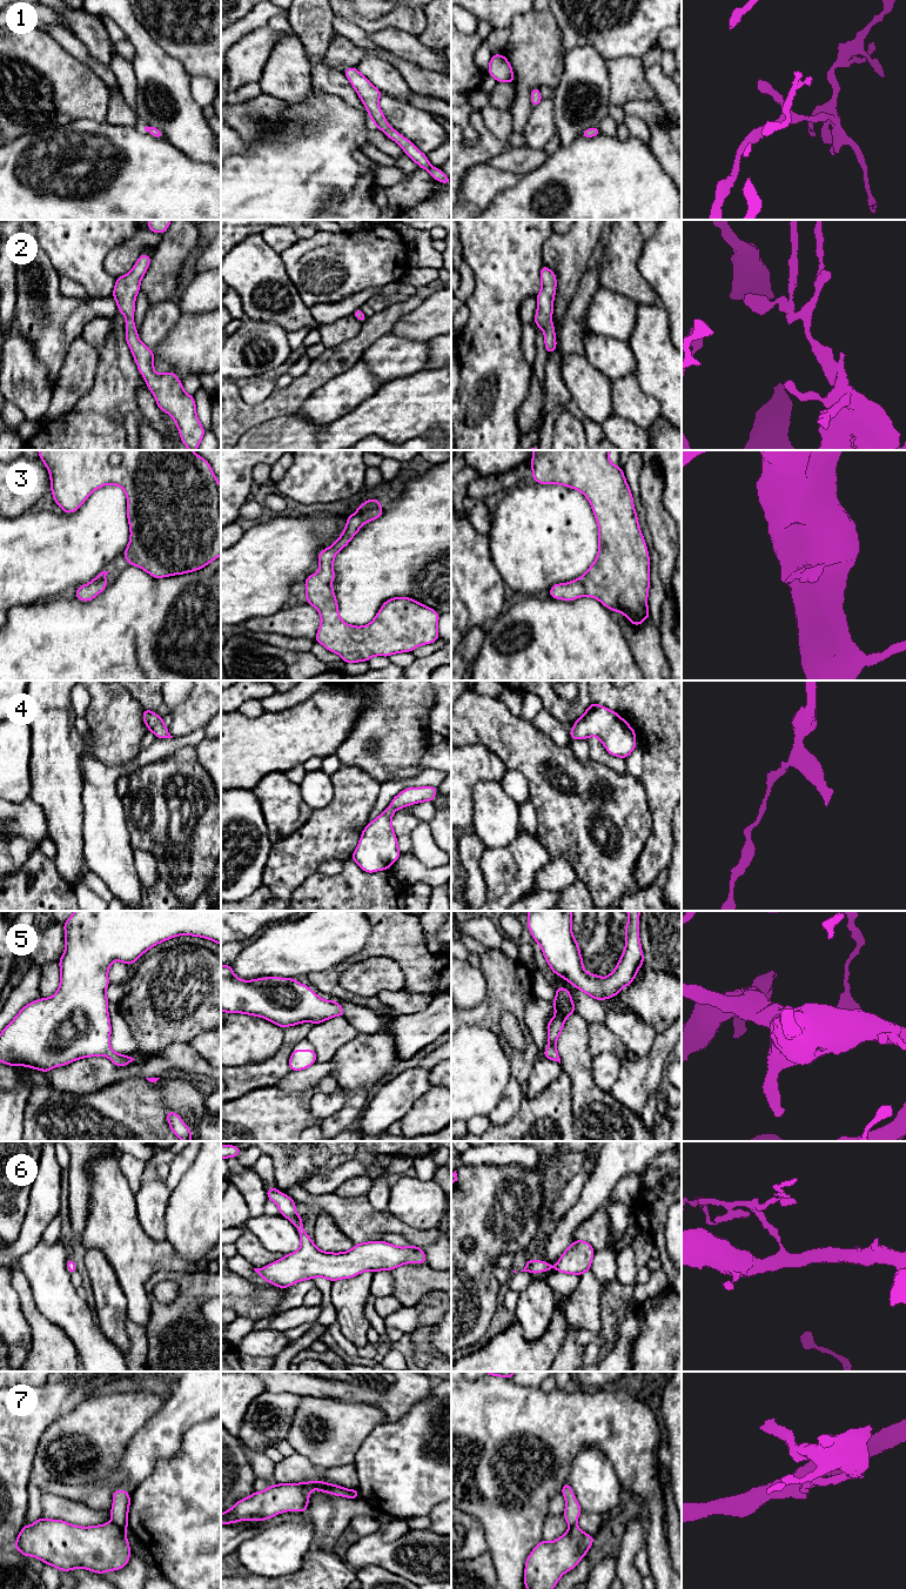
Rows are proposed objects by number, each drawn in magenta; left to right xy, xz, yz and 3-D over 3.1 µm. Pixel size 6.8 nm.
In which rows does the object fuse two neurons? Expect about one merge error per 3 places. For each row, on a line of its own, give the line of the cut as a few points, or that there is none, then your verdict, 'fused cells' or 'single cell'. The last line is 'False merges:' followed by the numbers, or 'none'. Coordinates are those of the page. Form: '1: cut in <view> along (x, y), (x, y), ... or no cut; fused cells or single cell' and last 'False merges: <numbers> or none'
1: no cut; single cell
2: no cut; single cell
3: no cut; single cell
4: no cut; single cell
5: no cut; single cell
6: no cut; single cell
7: cut in xy along (113, 1521), (125, 1529); fused cells
False merges: 7

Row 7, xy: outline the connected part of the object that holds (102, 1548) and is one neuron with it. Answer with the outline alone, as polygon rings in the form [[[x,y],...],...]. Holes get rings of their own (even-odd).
[[[40,1517],[32,1526],[25,1523],[13,1548],[60,1571],[83,1568],[105,1574],[122,1569],[130,1558],[126,1529],[114,1522],[80,1527]]]

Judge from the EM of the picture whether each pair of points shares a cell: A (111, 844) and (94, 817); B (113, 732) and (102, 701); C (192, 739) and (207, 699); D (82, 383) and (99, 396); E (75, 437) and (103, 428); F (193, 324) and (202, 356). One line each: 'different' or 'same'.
A: same
B: same
C: different
D: different
E: same
F: same

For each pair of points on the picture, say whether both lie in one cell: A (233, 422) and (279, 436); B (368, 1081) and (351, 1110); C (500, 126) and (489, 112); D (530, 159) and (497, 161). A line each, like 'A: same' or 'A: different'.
A: different
B: different
C: same
D: same

